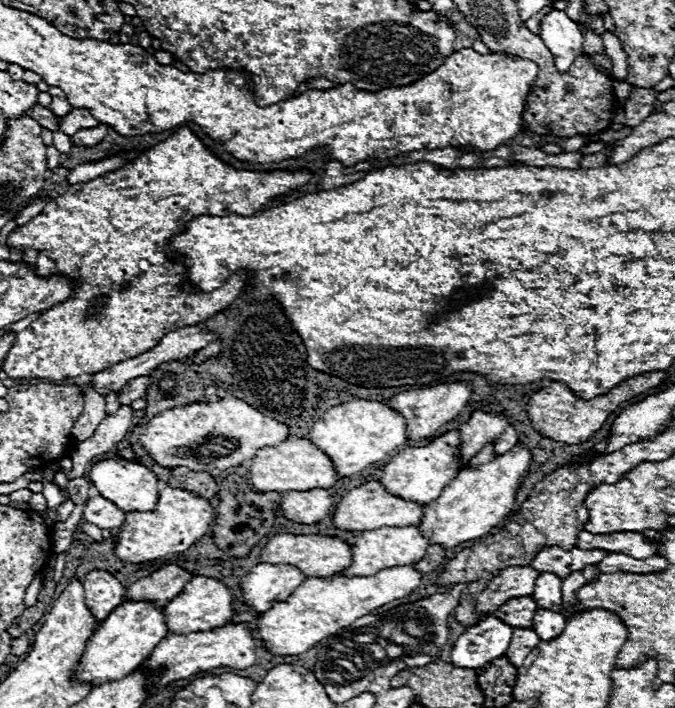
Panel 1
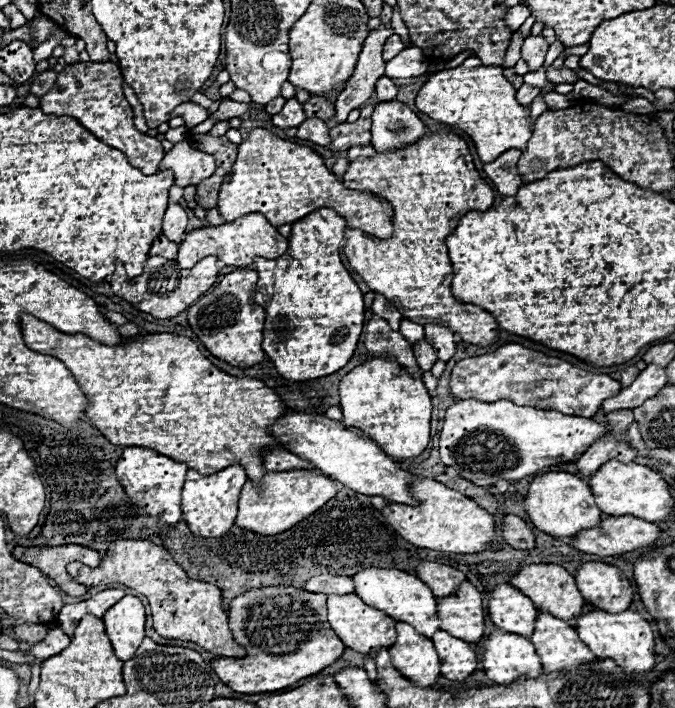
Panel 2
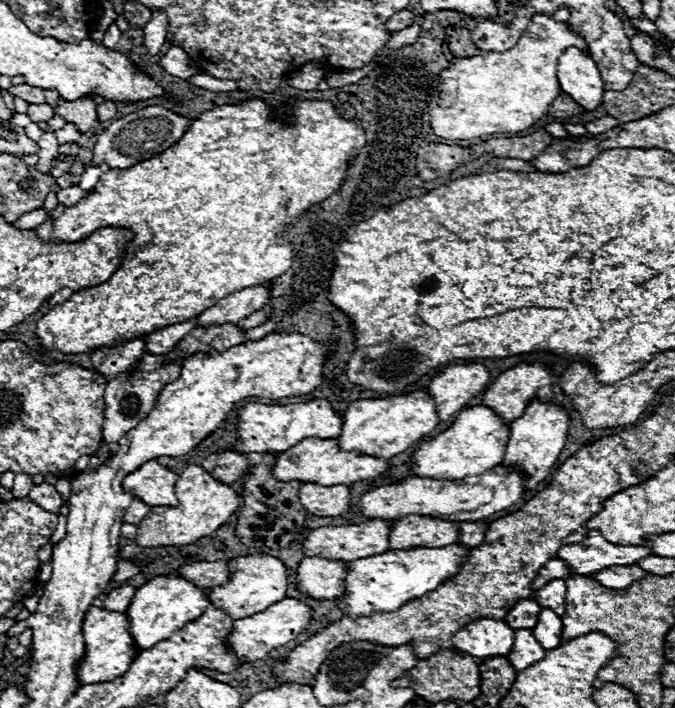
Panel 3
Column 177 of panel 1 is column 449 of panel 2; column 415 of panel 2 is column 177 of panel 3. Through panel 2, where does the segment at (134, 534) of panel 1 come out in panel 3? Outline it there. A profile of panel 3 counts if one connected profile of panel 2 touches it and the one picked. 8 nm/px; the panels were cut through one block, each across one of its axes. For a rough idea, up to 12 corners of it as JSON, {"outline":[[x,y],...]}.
{"outline":[[202,466],[184,468],[178,506],[140,522],[142,546],[192,544],[242,504]]}

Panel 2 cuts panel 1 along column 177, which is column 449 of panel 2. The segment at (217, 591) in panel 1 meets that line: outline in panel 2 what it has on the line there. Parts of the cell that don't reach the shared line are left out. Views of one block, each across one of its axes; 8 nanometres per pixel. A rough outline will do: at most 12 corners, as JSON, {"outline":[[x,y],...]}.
{"outline":[[470,582],[438,600],[440,628],[478,644],[482,596]]}

